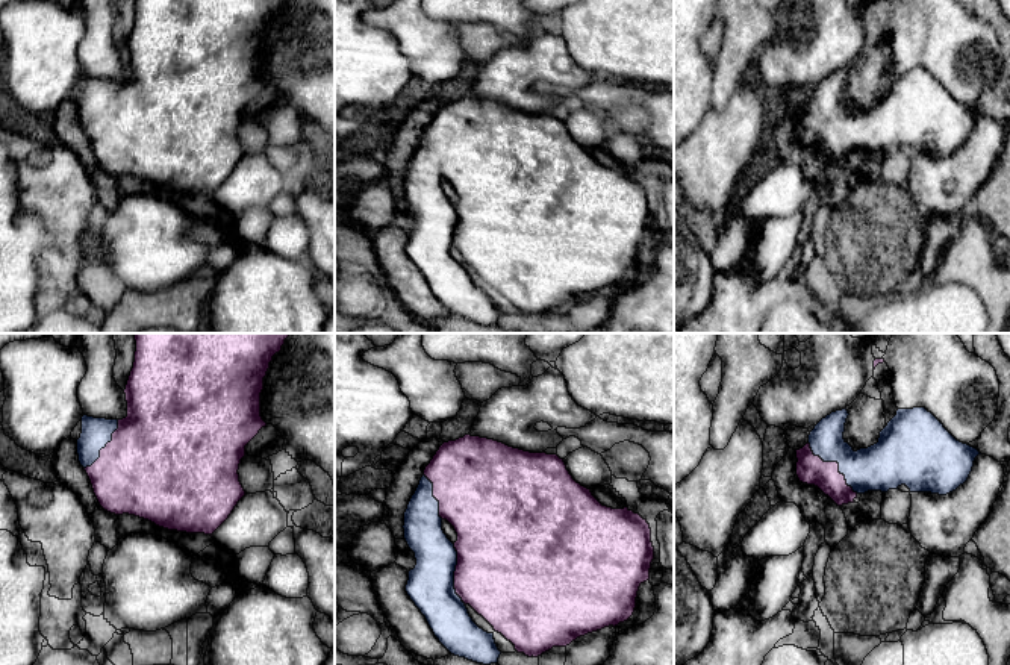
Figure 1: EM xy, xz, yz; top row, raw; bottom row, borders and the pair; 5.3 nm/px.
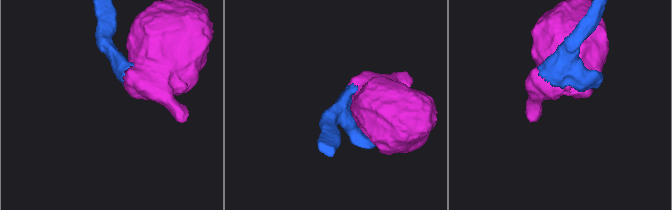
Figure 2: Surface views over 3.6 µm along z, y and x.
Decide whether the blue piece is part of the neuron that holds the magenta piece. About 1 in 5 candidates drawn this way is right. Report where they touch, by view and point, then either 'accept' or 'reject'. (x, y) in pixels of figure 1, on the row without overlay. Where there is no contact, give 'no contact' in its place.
meets magenta in yz at (836, 123); accept

